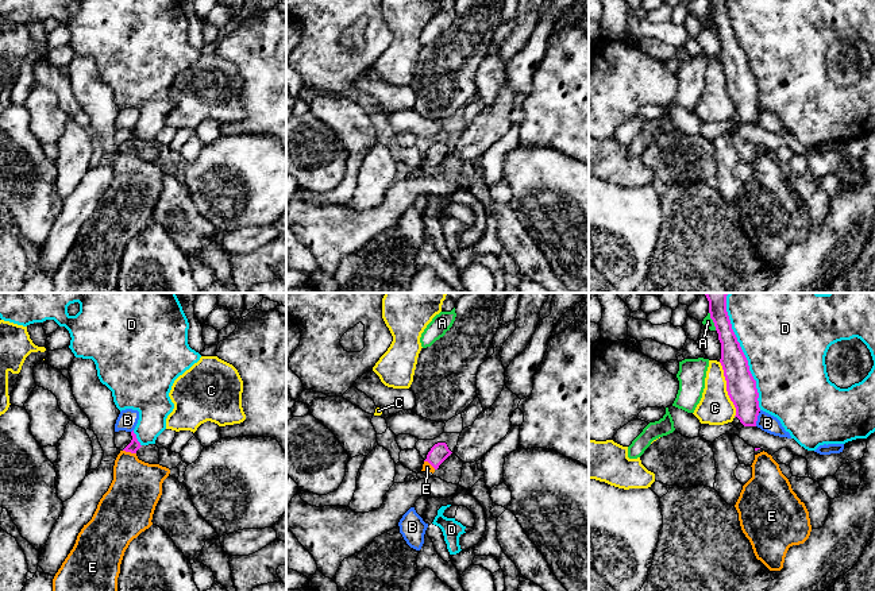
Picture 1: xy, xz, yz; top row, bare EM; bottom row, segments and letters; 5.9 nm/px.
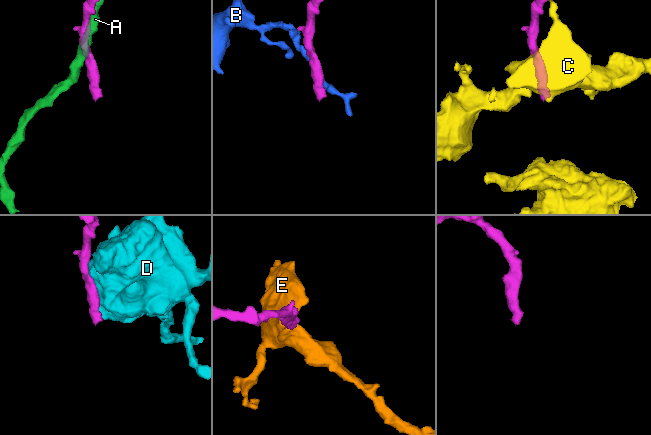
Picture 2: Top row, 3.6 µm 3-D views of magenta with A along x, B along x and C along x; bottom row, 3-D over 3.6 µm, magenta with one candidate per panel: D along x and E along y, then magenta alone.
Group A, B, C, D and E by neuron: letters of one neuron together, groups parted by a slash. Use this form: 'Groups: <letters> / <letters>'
Groups: A / B / C / D / E

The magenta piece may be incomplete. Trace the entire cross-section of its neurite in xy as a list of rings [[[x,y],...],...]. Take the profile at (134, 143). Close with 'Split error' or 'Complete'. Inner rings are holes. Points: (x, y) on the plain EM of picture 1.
[[[134,128],[131,140],[120,148],[113,163],[113,178],[100,197],[92,217],[84,223],[76,242],[53,277],[53,293],[117,293],[120,262],[130,240],[153,220],[155,204],[162,193],[162,181],[170,167],[159,162],[149,162],[138,157],[136,148],[142,144]]]. Split error

